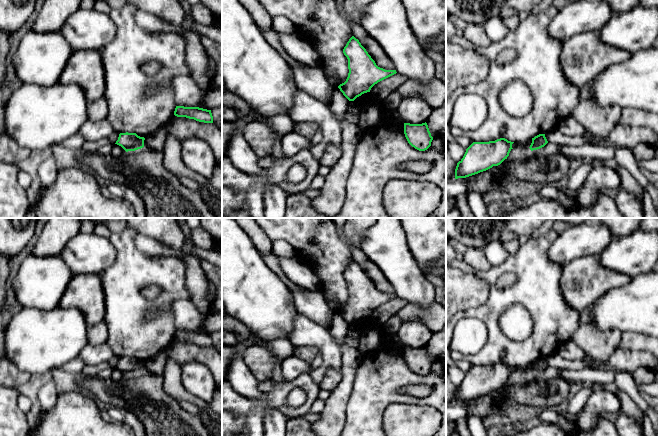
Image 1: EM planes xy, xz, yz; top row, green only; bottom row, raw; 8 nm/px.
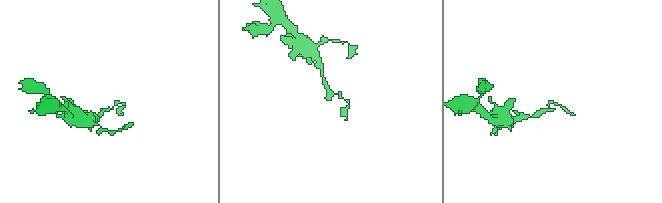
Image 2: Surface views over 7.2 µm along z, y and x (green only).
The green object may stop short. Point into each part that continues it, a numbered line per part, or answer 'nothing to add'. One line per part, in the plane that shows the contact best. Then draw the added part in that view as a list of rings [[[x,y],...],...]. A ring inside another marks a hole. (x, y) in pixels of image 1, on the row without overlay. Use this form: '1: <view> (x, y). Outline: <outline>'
nothing to add

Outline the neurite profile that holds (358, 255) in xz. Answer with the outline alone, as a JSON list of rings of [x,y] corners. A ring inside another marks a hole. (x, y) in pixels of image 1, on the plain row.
[[[347,241],[347,244],[351,248],[353,260],[356,263],[358,263],[359,266],[361,267],[361,269],[364,271],[365,270],[365,265],[369,261],[368,257],[366,256],[366,254],[360,248],[354,247],[351,244],[351,241]]]

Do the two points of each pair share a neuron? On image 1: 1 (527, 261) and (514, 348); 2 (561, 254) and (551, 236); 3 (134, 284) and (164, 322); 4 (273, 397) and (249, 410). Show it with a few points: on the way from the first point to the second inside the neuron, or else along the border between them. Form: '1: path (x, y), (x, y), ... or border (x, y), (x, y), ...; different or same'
1: path (537, 285), (540, 293), (540, 333), (538, 335); same
2: border (559, 233), (548, 250), (548, 257), (560, 264); different
3: path (134, 299), (134, 313), (145, 324), (149, 324); same
4: path (267, 401), (255, 409); same

